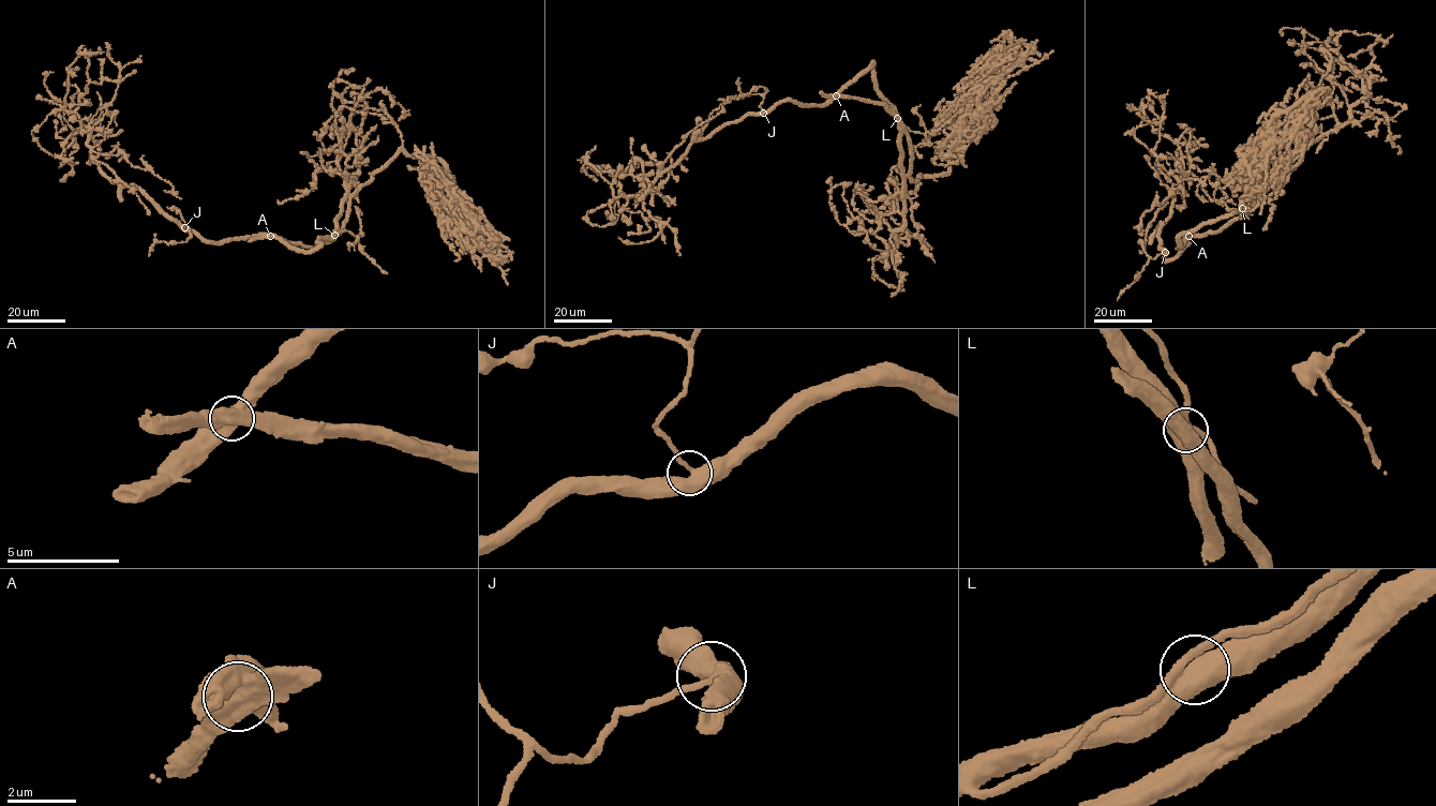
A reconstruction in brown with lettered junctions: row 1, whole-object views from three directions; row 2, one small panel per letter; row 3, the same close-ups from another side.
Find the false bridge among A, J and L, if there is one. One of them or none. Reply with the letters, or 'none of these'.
A

